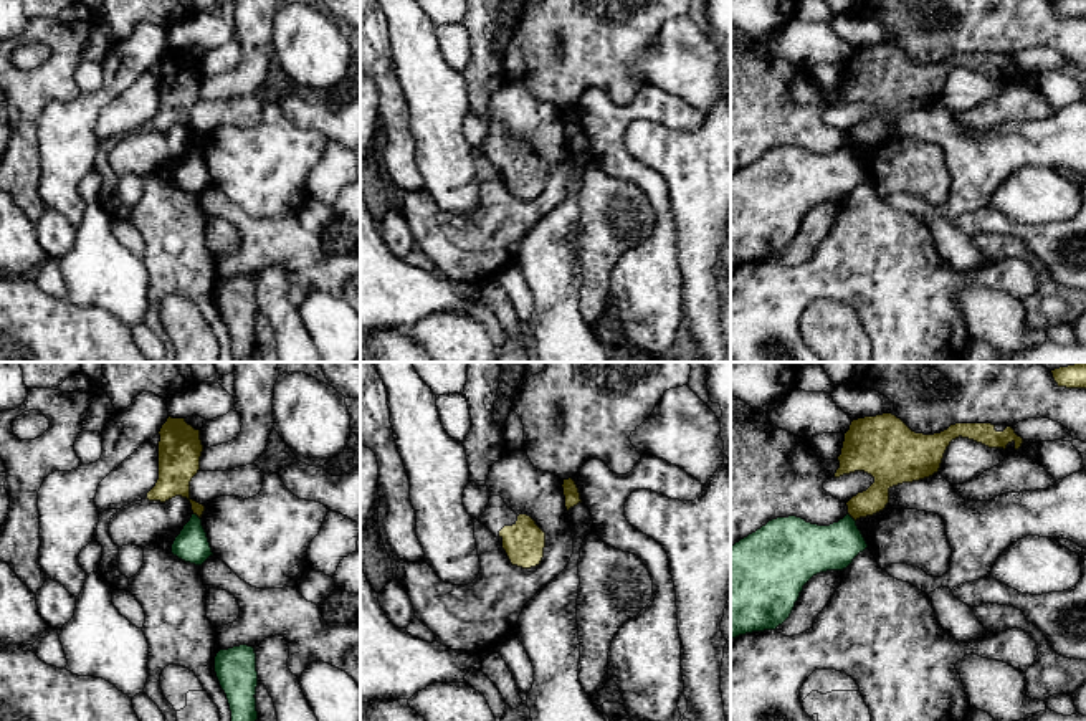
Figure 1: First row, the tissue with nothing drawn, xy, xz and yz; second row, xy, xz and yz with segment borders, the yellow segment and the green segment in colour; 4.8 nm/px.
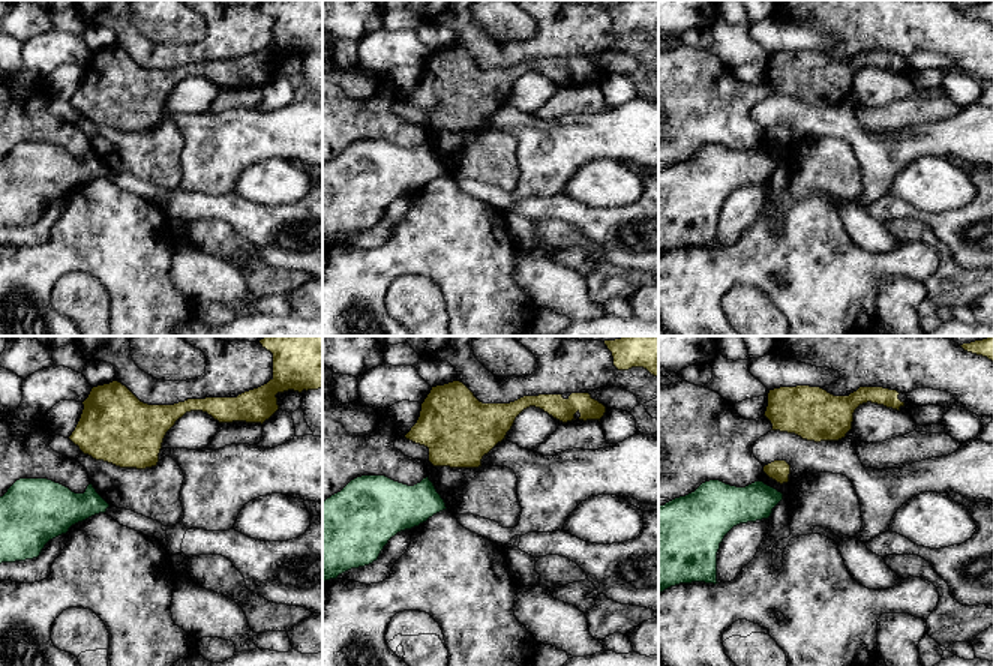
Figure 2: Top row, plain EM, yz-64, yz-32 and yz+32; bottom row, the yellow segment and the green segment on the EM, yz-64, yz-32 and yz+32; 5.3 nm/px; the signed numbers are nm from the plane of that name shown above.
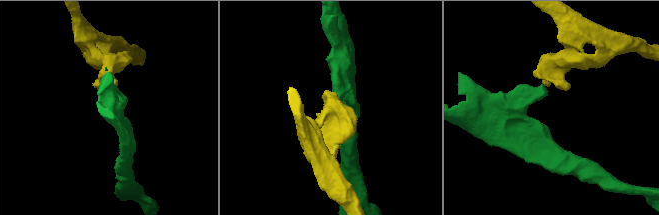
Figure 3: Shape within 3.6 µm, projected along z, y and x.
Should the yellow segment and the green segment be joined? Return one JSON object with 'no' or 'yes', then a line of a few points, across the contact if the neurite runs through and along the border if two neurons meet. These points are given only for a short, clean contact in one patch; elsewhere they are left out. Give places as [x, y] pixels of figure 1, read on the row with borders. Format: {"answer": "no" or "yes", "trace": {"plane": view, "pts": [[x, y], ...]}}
{"answer": "no", "trace": {"plane": "yz", "pts": [[848, 513], [855, 521]]}}

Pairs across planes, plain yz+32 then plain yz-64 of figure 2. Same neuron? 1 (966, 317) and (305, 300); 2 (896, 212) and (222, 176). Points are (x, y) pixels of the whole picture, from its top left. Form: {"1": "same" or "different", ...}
{"1": "different", "2": "different"}

